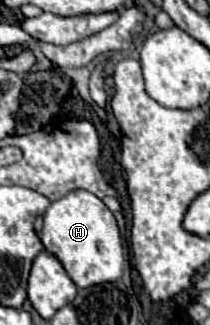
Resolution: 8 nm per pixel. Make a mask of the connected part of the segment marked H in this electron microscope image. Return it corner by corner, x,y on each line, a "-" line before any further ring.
72,190
48,206
40,240
44,248
62,262
78,288
112,282
122,276
124,250
116,218
108,206
88,190

